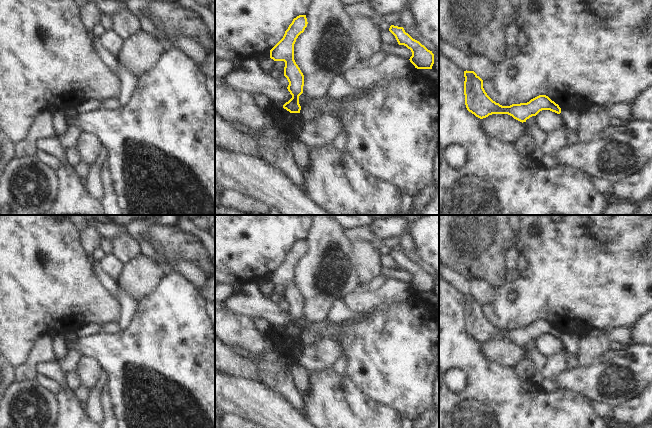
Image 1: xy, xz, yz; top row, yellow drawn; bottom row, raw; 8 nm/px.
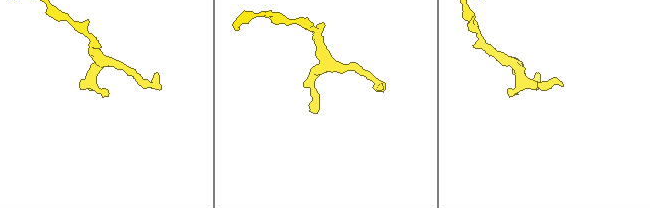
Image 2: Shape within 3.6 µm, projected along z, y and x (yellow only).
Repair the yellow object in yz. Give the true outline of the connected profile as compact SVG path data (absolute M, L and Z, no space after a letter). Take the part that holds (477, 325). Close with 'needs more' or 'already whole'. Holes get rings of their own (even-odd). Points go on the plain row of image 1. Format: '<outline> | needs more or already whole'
M464 295L465 329L469 336L483 343L492 338L508 338L520 346L526 346L542 334L561 337L558 328L546 319L539 319L527 327L502 330L493 325L483 312L483 304L474 295Z | already whole

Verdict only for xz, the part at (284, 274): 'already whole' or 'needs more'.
already whole

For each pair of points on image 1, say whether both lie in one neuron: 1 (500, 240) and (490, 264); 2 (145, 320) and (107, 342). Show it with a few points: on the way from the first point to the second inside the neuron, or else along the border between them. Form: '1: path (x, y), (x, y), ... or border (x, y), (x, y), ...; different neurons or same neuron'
1: path (494, 246), (490, 250), (490, 258); same neuron
2: path (136, 329), (120, 342), (116, 342); same neuron

